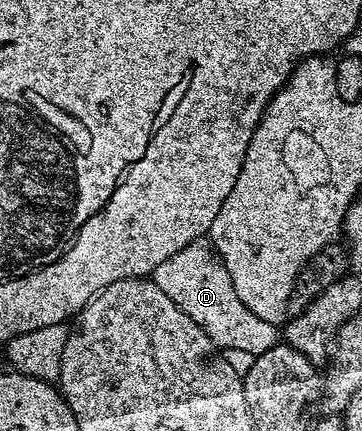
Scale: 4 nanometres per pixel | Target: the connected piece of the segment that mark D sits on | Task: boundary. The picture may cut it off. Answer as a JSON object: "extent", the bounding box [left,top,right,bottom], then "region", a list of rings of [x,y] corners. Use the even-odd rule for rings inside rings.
{"extent":[150,235,282,358],"region":[[[207,235],[186,243],[182,251],[174,251],[174,255],[166,259],[166,263],[158,263],[158,267],[150,274],[150,280],[162,287],[163,294],[172,299],[187,317],[194,319],[194,323],[198,323],[198,327],[221,351],[233,349],[236,353],[248,353],[247,356],[253,358],[270,351],[270,347],[281,340],[282,333],[277,326],[266,323],[266,319],[258,319],[258,315],[254,315],[254,311],[250,311],[250,307],[246,307],[246,303],[238,299],[238,291],[234,291],[234,283],[230,283],[230,271],[226,271],[218,251],[212,245],[212,238]]]}

